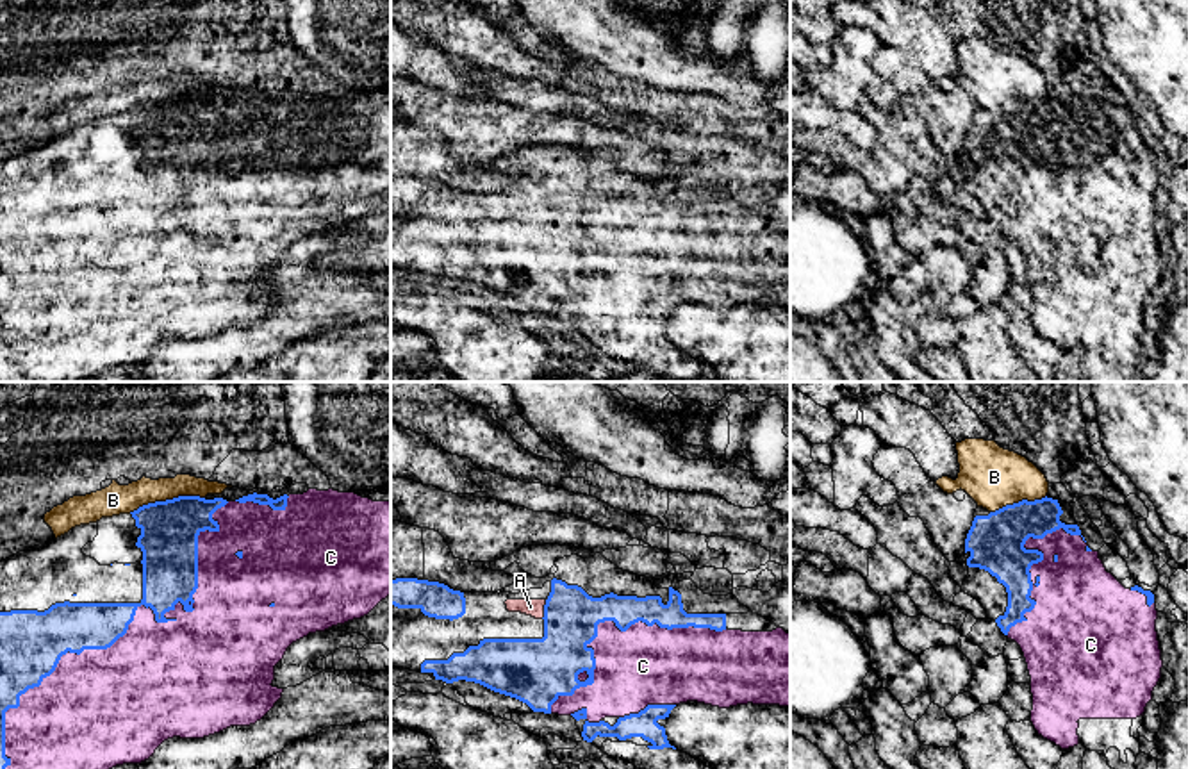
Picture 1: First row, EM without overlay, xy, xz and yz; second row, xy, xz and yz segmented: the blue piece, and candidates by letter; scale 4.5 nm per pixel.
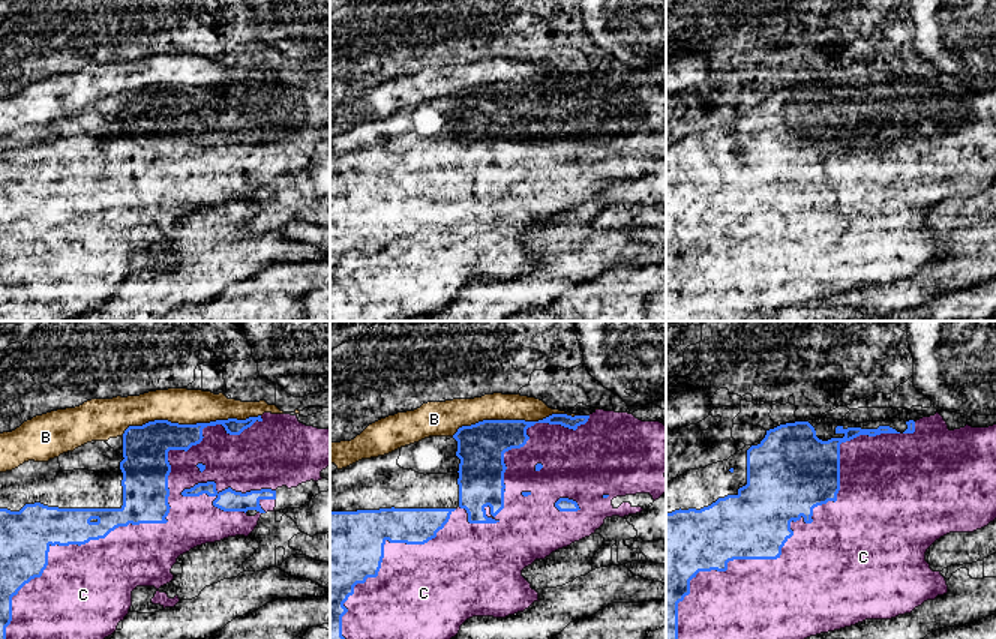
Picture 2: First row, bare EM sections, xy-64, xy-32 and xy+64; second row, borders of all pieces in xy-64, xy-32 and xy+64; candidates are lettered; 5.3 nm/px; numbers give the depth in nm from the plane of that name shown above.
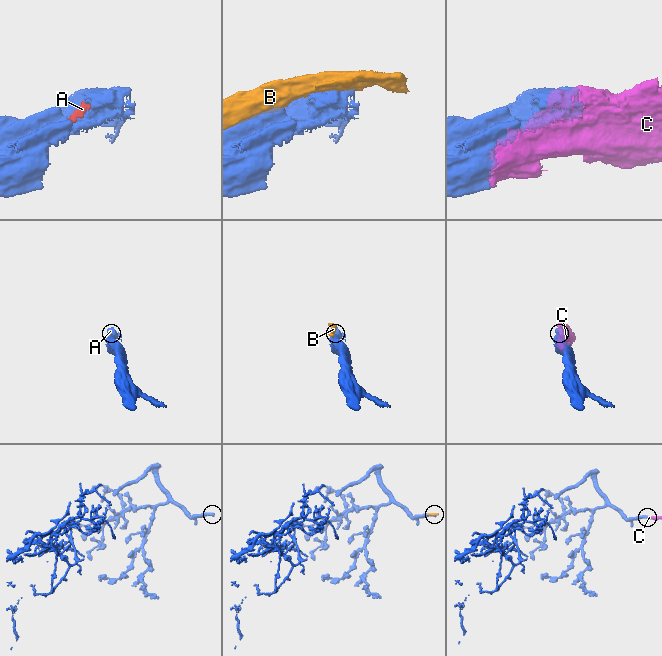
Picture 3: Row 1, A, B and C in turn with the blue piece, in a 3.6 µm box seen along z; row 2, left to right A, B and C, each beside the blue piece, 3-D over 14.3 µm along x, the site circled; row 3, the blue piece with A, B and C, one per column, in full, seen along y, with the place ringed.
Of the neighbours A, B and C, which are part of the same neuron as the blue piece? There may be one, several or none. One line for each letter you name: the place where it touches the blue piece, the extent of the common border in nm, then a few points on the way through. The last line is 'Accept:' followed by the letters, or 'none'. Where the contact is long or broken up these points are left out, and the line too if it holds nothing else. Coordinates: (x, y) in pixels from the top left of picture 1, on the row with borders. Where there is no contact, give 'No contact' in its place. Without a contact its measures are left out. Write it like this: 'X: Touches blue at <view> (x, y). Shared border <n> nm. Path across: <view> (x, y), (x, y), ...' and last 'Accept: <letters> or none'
A: Touches blue at xz (544, 609). Shared border 90 nm
C: Touches blue at xy (132, 618). Shared border 1550 nm
Accept: A, C

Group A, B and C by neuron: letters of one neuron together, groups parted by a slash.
A C / B

